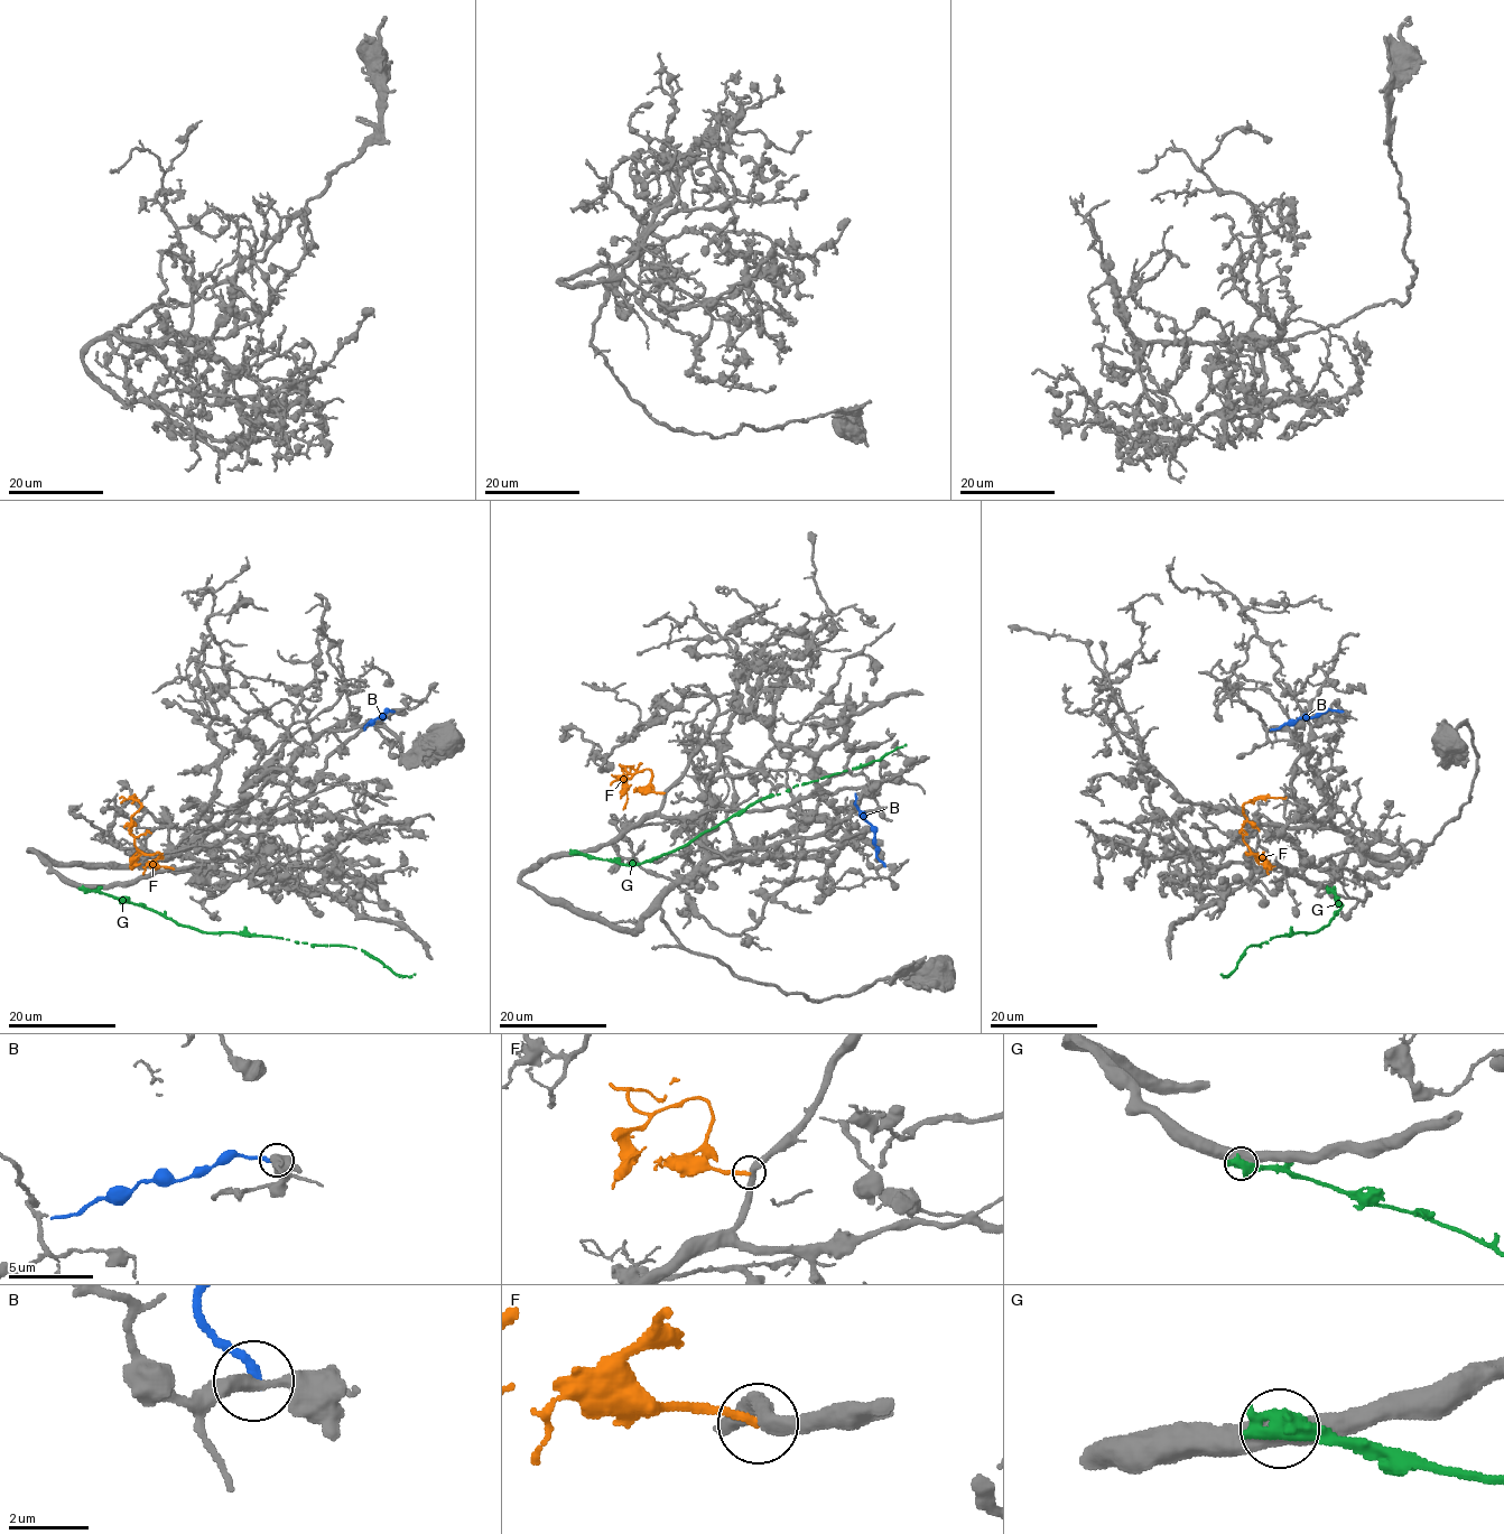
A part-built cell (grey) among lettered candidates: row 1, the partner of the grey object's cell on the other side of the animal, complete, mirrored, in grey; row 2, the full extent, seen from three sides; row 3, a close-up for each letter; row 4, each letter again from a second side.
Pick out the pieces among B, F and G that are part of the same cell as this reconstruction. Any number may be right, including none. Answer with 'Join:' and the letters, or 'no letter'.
Join: no letter

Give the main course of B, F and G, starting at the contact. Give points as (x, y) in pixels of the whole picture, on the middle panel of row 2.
B: (883, 865), (876, 857), (874, 831), (855, 803), (855, 793)
F: (665, 792), (647, 787), (649, 770), (633, 773), (620, 765), (632, 766), (624, 780), (622, 810)
G: (574, 853), (619, 864), (651, 861), (686, 846), (759, 800), (797, 784), (880, 760), (907, 744)

